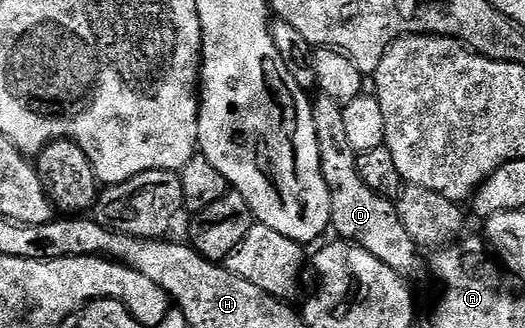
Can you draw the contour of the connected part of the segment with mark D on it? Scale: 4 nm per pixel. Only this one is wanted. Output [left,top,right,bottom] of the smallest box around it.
[312,95,421,271]

